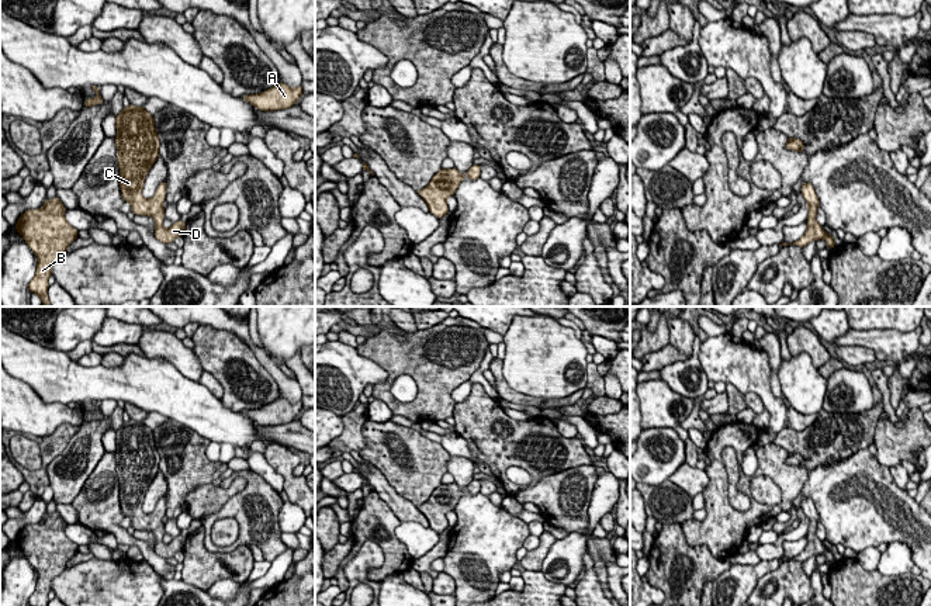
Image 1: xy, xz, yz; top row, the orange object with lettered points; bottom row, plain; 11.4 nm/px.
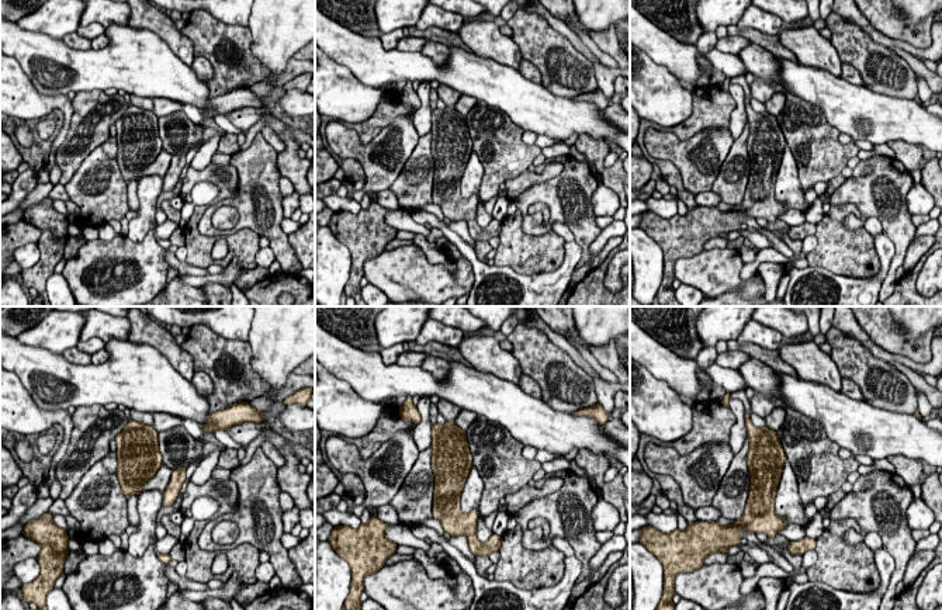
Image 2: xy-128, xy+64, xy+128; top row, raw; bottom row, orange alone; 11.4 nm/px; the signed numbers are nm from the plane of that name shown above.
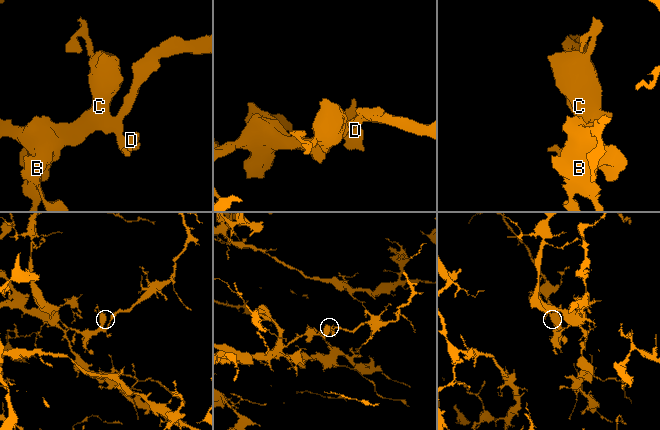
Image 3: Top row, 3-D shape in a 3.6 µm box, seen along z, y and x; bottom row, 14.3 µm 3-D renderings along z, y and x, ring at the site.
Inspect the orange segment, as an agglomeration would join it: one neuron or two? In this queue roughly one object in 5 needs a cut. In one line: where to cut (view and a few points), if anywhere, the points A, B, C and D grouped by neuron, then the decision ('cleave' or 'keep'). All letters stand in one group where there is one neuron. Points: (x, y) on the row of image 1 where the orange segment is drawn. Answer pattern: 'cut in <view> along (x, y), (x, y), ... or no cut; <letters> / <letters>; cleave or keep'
no cut; A B C D; keep

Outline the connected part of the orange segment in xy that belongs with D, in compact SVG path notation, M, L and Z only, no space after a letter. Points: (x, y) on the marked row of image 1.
M129 104L115 117L115 146L117 160L120 167L120 188L124 201L131 204L131 212L135 215L149 215L155 219L155 238L162 243L172 243L177 236L184 235L186 222L181 219L173 224L169 229L163 226L165 208L162 204L166 198L167 181L159 184L155 195L146 200L142 195L145 177L159 157L160 141L155 128L153 115L150 115L143 107Z

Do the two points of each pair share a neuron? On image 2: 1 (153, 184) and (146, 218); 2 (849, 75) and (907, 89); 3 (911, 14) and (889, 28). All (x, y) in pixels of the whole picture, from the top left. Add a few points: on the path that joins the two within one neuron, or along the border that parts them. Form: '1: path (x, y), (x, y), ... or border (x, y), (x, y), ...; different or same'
1: path (148, 193), (146, 210); same
2: border (842, 62), (847, 62), (859, 73), (863, 85); different
3: border (901, 14), (908, 23), (917, 23), (927, 16); different

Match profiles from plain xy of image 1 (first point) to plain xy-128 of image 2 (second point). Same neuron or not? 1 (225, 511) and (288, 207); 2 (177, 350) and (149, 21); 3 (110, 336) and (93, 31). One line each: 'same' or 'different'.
1: different
2: same
3: different

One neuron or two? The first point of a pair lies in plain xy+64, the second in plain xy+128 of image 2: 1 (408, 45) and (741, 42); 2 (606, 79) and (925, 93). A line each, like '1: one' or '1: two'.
1: one
2: one

